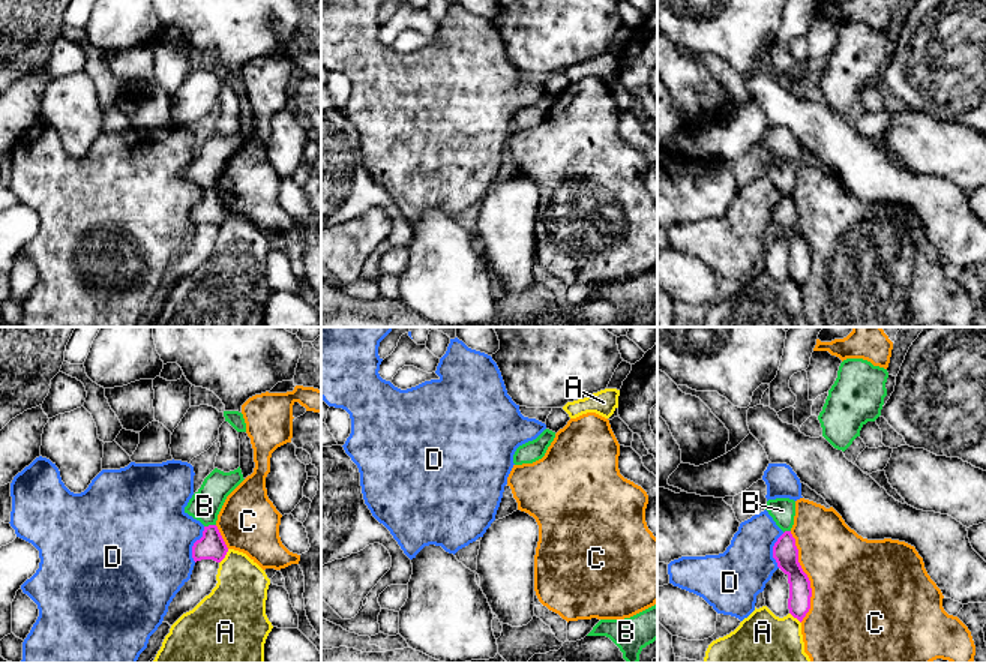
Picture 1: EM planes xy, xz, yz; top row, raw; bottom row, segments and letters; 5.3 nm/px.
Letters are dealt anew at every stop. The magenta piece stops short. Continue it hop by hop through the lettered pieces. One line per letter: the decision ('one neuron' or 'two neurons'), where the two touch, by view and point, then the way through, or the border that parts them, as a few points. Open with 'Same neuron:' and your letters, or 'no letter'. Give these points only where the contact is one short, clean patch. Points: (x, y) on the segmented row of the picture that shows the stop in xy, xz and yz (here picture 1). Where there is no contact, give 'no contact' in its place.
Same neuron: no letter
A: two neurons; meets magenta in xy at (224, 557)
B: two neurons; meets magenta in xy at (209, 525); border along xy (215, 524), (204, 527)
C: two neurons; meets magenta in yz at (806, 576)
D: two neurons; meets magenta in xy at (194, 545)

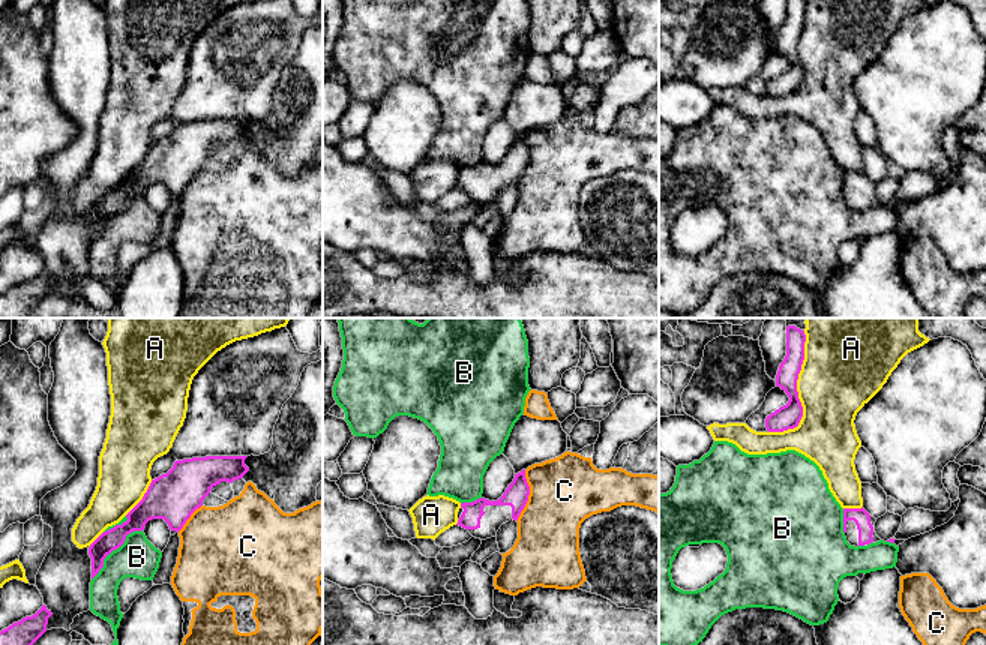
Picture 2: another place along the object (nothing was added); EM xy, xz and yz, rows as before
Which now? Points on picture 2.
Same neuron: no letter
A: two neurons; meets magenta in yz at (797, 393)
B: two neurons; meets magenta in xy at (114, 549)
C: two neurons; meets magenta in xz at (529, 494)

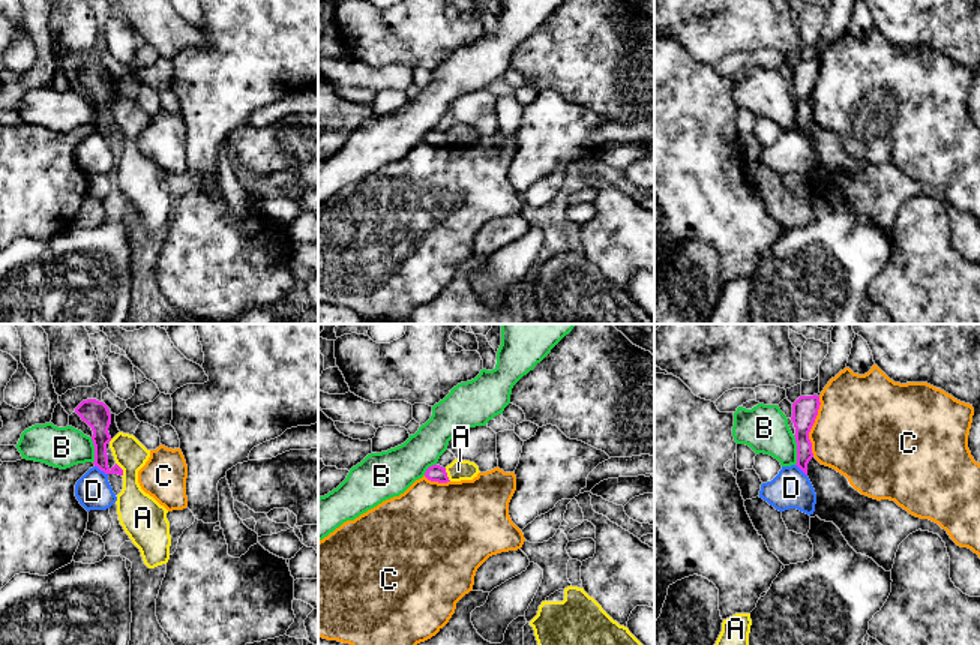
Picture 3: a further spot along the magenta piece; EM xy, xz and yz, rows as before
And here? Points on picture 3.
Same neuron: no letter
A: two neurons; meets magenta in xy at (122, 470)
B: two neurons; meets magenta in yz at (797, 450); border along yz (793, 435), (796, 464)
C: two neurons; meets magenta in yz at (812, 425)
D: two neurons; meets magenta in xy at (101, 470); border along xy (95, 465), (107, 474)

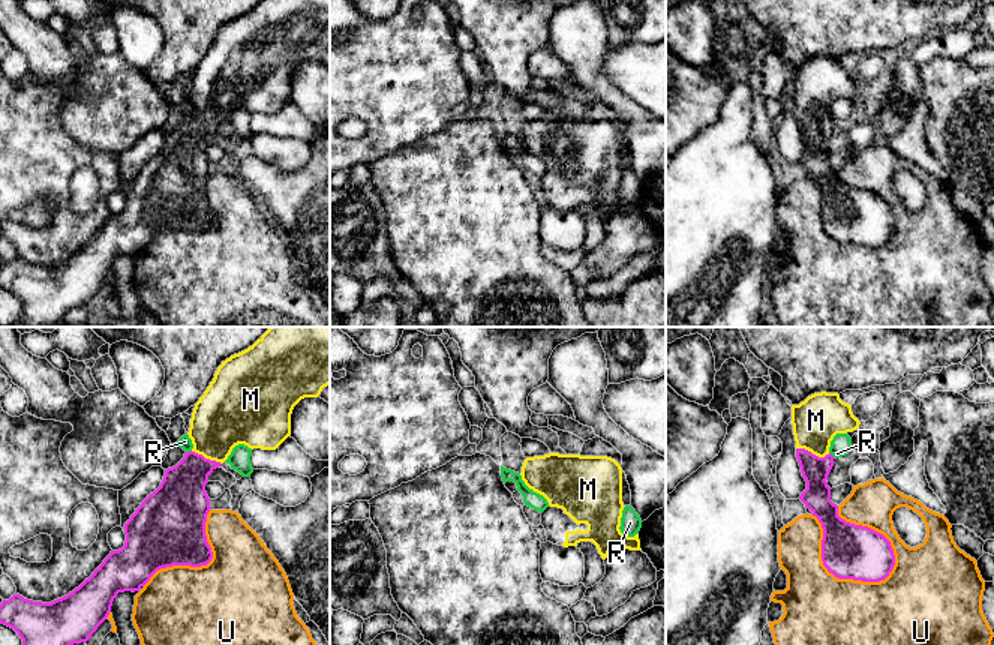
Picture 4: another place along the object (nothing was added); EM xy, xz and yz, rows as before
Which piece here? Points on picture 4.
Same neuron: M
M: one neuron; meets magenta in yz at (811, 453); runs through yz (814, 470), (811, 453), (816, 420)
R: two neurons; meets magenta in xy at (189, 452); border along xy (186, 450), (191, 452)
U: two neurons; meets magenta in yz at (831, 572)

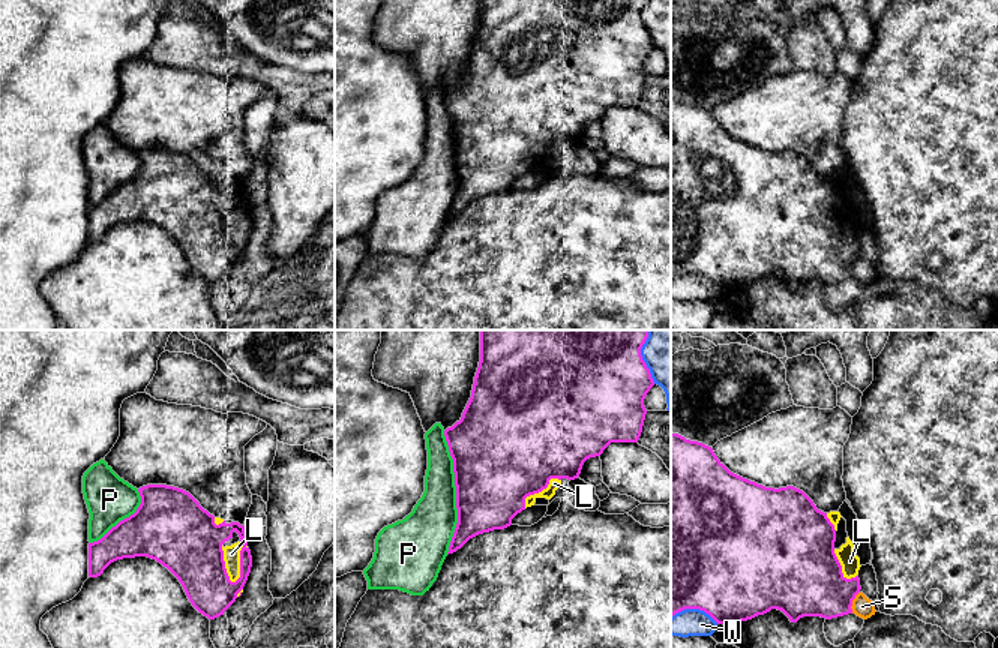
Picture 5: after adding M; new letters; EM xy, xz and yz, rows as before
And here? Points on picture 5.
Same neuron: L
L: one neuron; meets magenta in xy at (240, 563)
P: two neurons; meets magenta in xz at (456, 492)
S: two neurons; meets magenta in yz at (851, 602)
W: two neurons; meets magenta in xz at (641, 357)

